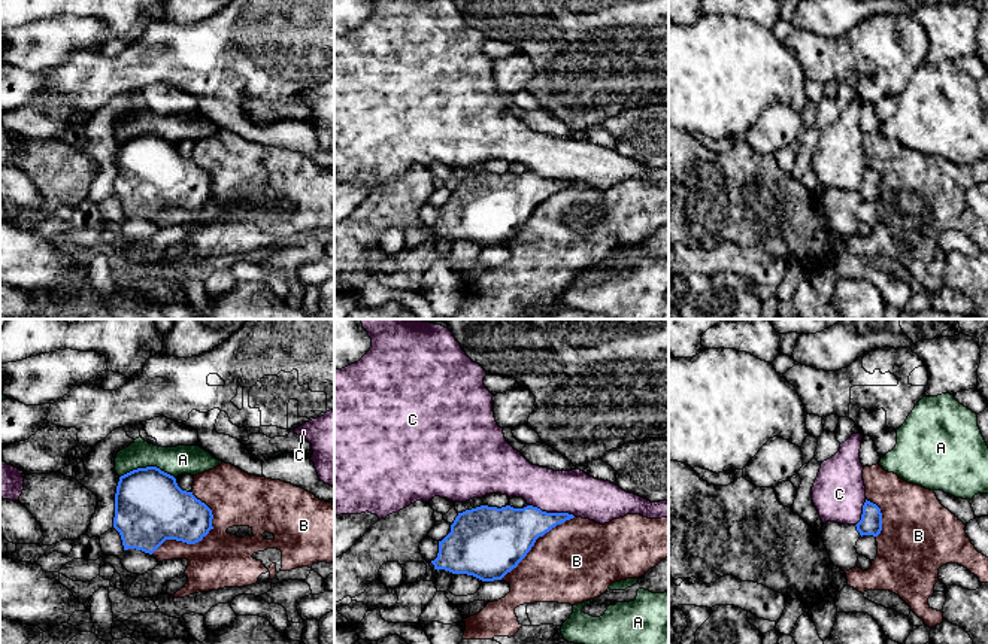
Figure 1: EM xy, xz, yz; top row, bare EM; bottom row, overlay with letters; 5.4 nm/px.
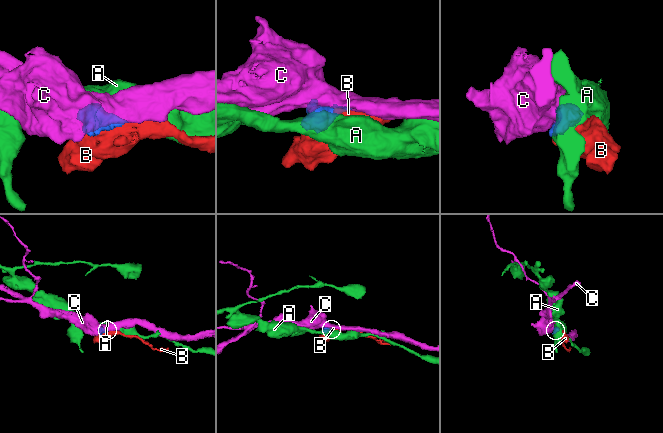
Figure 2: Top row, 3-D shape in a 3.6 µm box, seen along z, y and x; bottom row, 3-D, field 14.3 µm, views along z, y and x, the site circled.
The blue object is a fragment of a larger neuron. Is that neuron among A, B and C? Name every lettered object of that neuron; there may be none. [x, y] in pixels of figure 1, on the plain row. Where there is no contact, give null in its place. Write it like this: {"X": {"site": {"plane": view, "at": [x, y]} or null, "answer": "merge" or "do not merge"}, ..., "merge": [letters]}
{"A": {"site": {"plane": "xy", "at": [148, 133]}, "answer": "do not merge"}, "B": {"site": {"plane": "xy", "at": [190, 209]}, "answer": "do not merge"}, "C": {"site": {"plane": "xz", "at": [552, 179]}, "answer": "do not merge"}, "merge": []}

